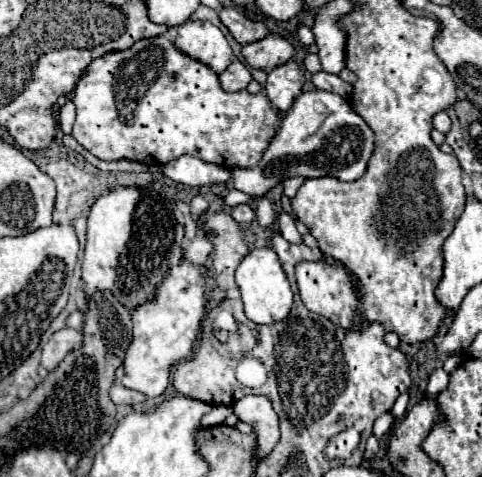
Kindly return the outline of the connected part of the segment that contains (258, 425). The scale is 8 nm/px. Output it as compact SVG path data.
M246 395L234 403L234 413L240 421L254 425L254 433L258 433L256 459L262 459L280 437L280 423L276 411L272 409L272 401L266 395Z

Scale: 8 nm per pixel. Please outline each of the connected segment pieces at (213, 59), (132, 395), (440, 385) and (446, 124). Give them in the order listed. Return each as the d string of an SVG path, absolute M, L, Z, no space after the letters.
M192 21L178 27L176 47L198 61L206 61L216 73L222 73L232 59L232 47L224 33L210 21Z
M118 381L110 389L110 397L112 397L112 401L116 405L130 405L130 407L136 407L136 405L140 405L140 403L146 401L146 397L142 393L134 391L134 389L128 389L128 387L124 387Z
M436 369L436 371L430 375L430 381L428 381L426 391L432 393L432 395L436 395L436 393L440 393L446 385L448 385L448 373L446 373L444 369Z
M442 111L442 113L436 113L434 115L434 129L438 129L440 133L448 133L450 131L450 127L452 127L452 121L450 121L450 117L448 117L448 113L446 111Z

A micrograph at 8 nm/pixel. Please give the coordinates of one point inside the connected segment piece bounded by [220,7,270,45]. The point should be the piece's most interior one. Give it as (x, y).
(245, 30)

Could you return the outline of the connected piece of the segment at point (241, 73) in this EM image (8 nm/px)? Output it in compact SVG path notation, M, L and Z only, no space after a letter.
M234 61L222 75L220 75L220 83L222 89L226 91L240 91L246 89L246 85L252 81L252 75L248 71L248 67L242 61Z

